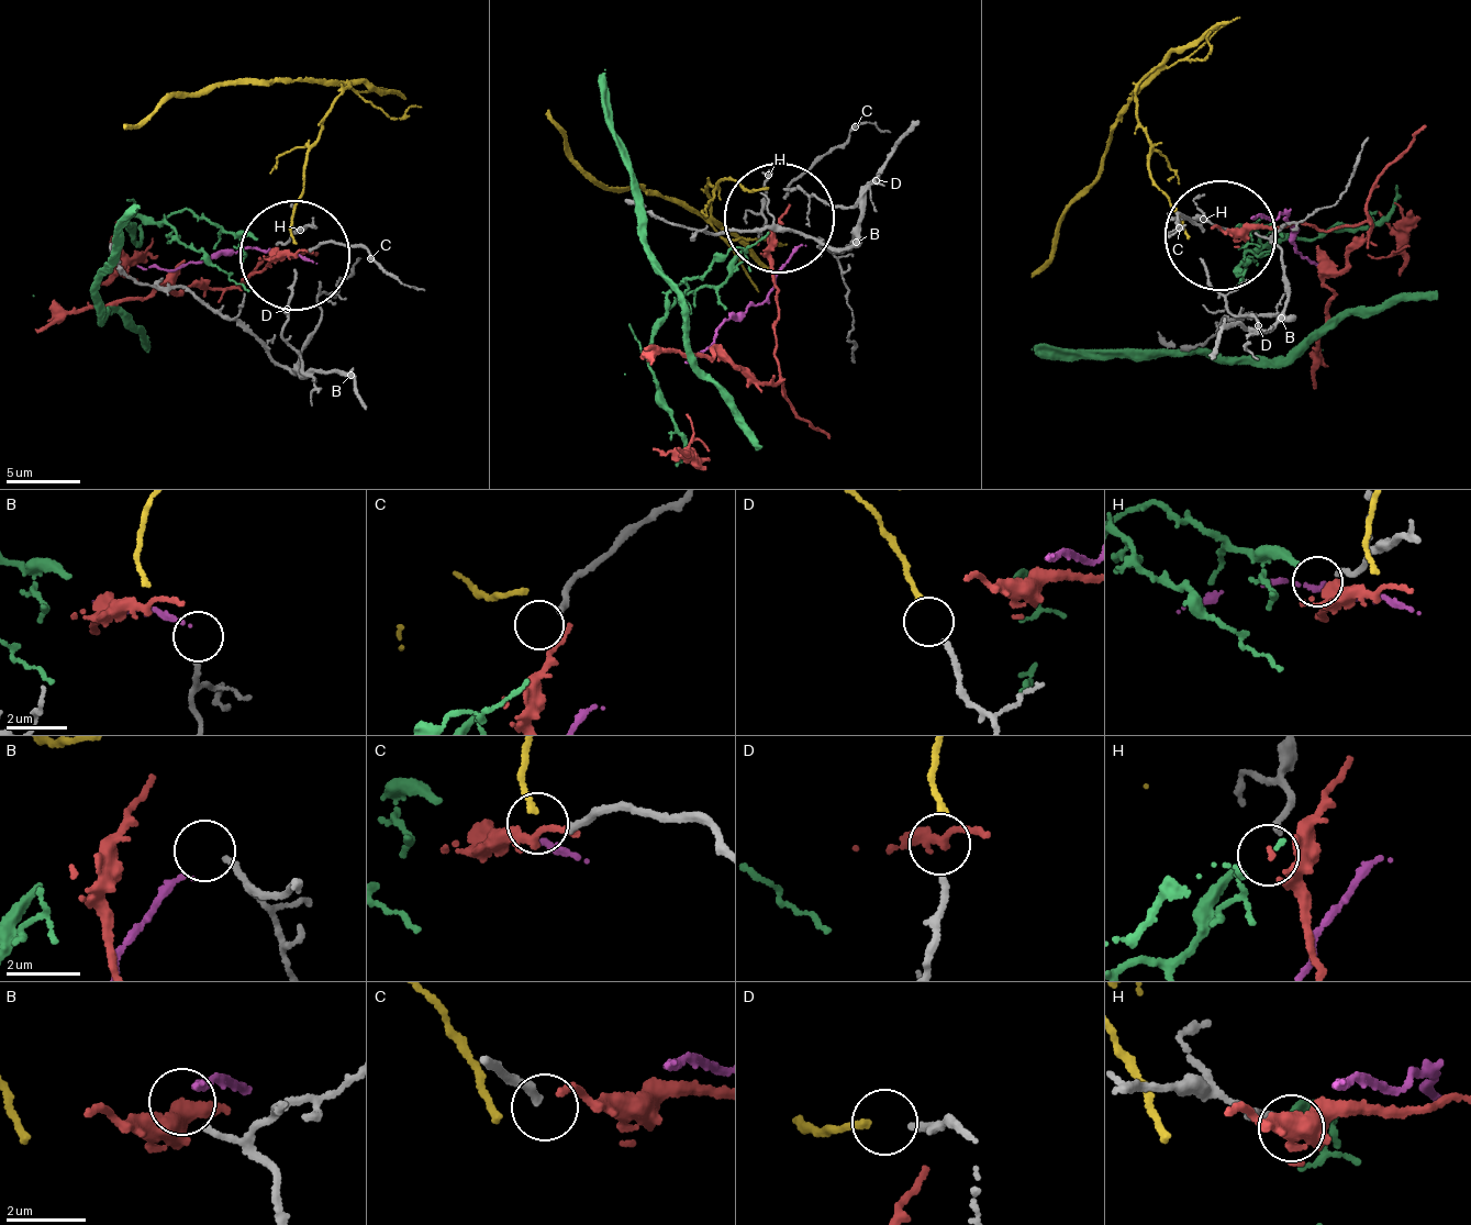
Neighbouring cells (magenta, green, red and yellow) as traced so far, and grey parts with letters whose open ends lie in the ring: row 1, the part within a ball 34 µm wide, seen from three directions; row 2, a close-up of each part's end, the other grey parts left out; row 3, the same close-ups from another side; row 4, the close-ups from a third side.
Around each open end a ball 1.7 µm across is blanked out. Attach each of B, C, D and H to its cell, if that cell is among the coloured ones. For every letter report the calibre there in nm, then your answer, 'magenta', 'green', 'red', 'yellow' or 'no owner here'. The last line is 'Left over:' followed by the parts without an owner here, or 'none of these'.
B: 160 nm thick; magenta
C: 220 nm thick; no owner here
D: 170 nm thick; yellow
H: 160 nm thick; green
Left over: C

